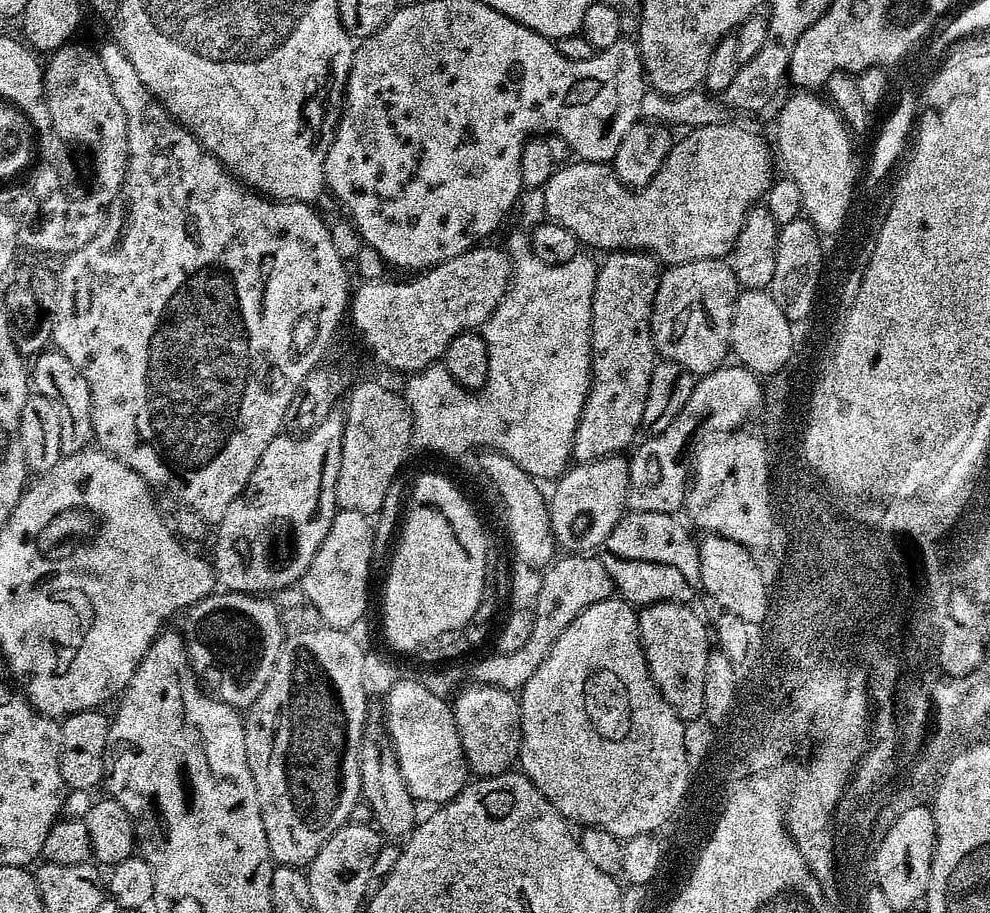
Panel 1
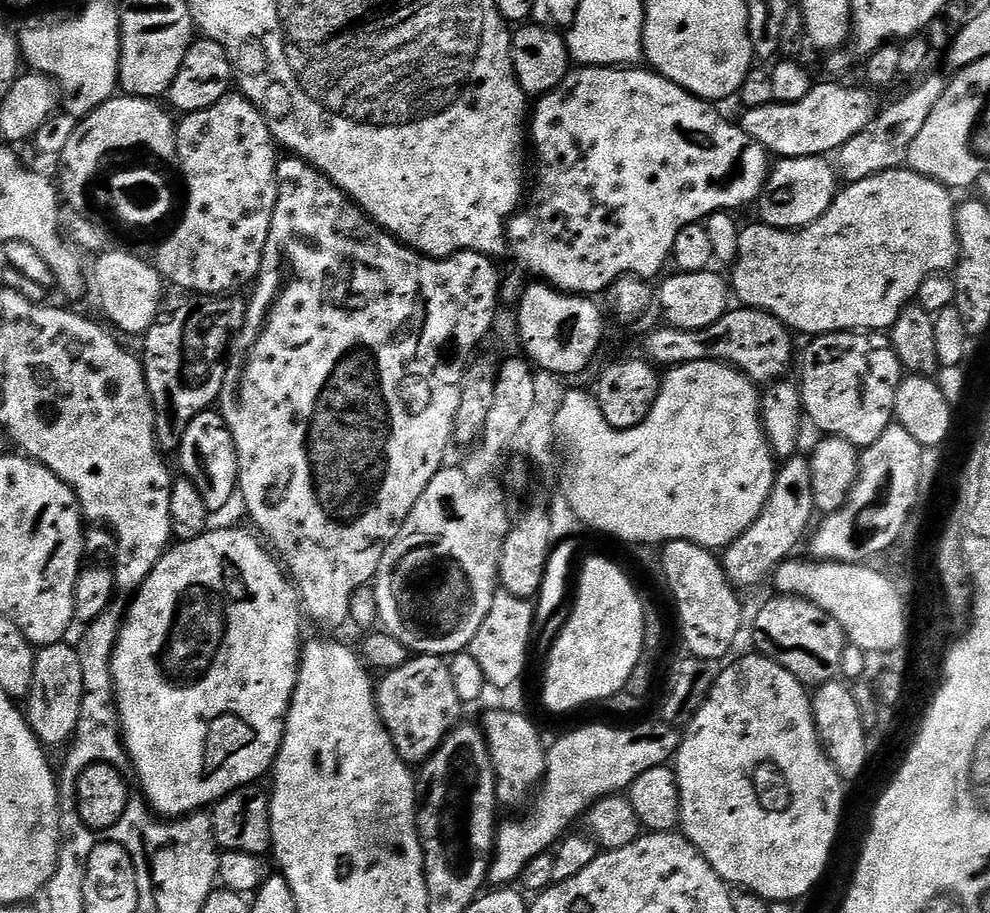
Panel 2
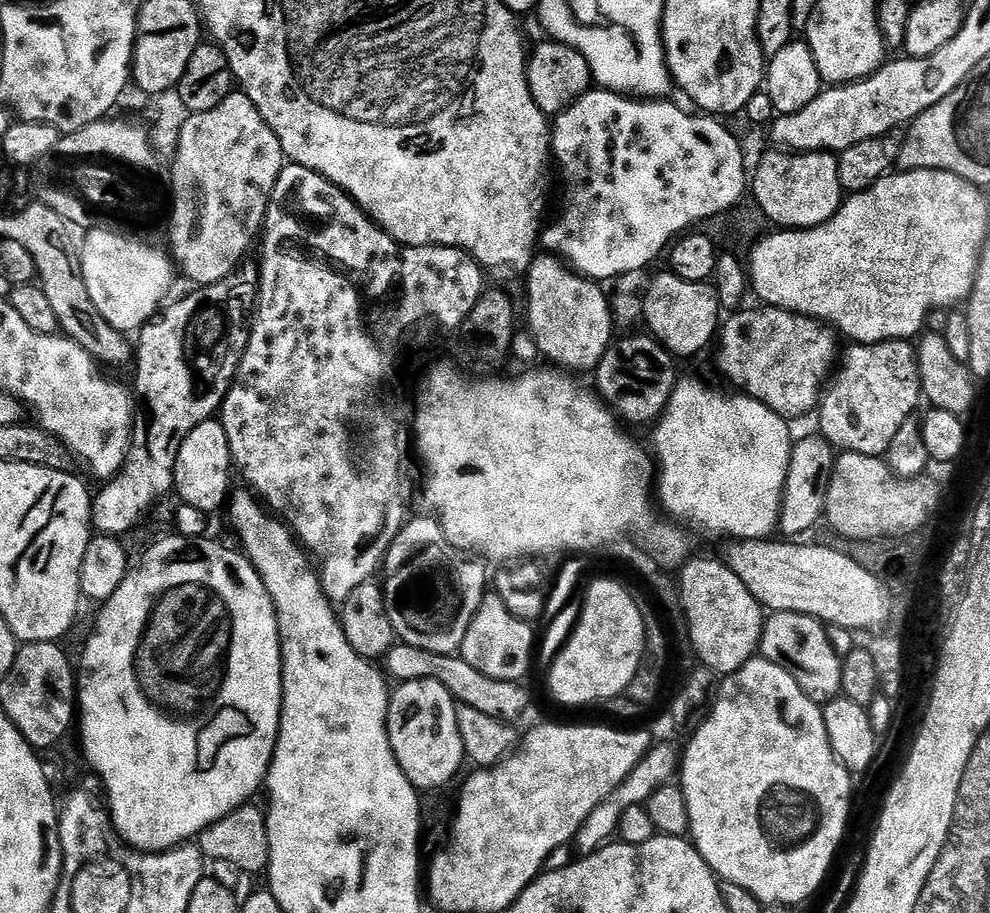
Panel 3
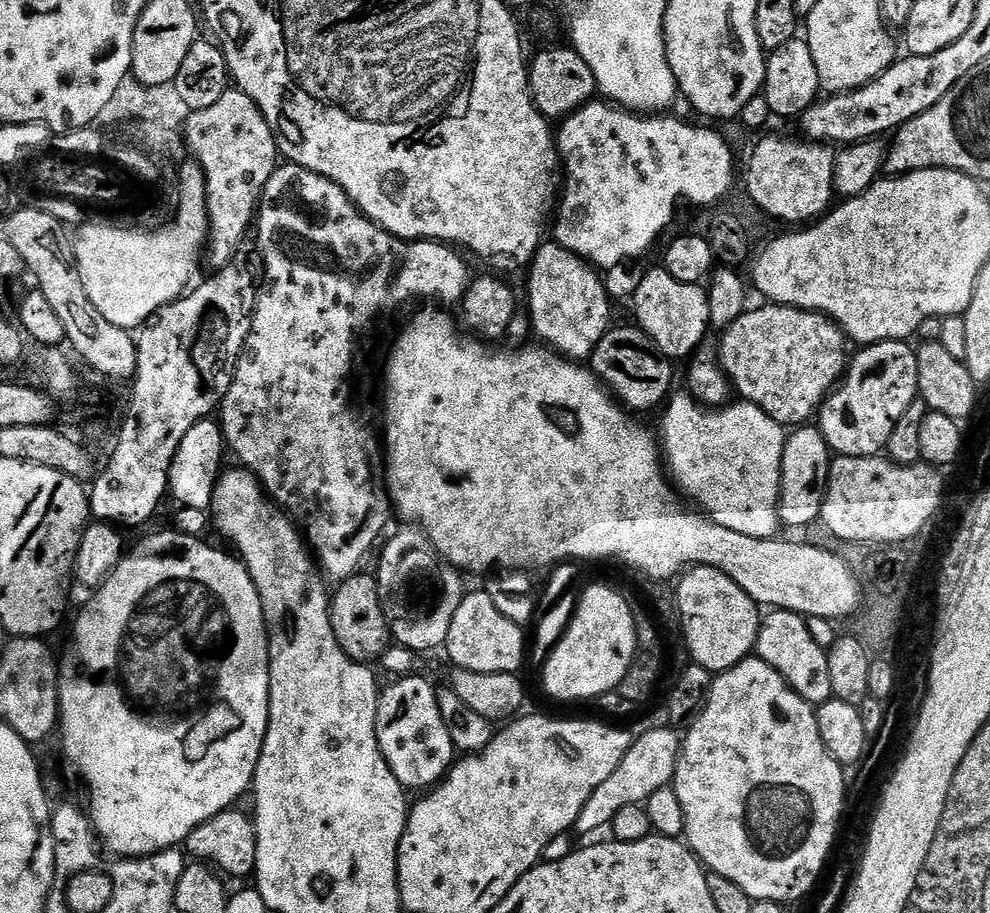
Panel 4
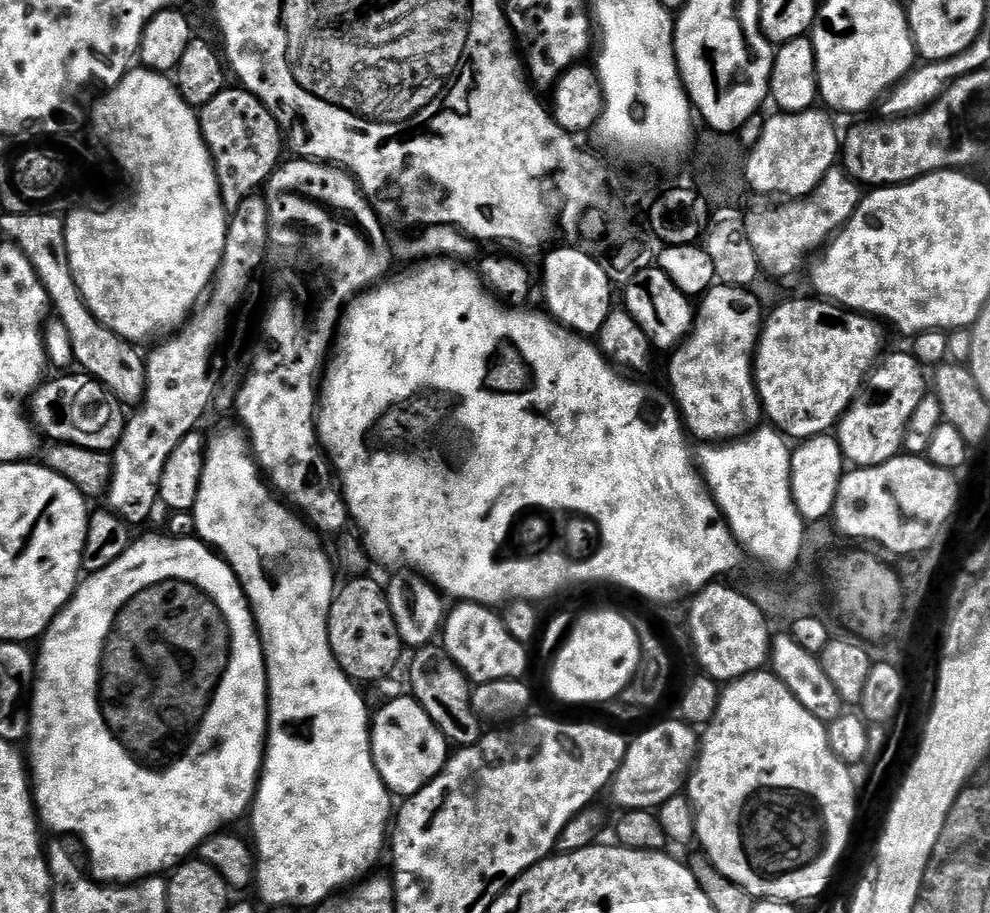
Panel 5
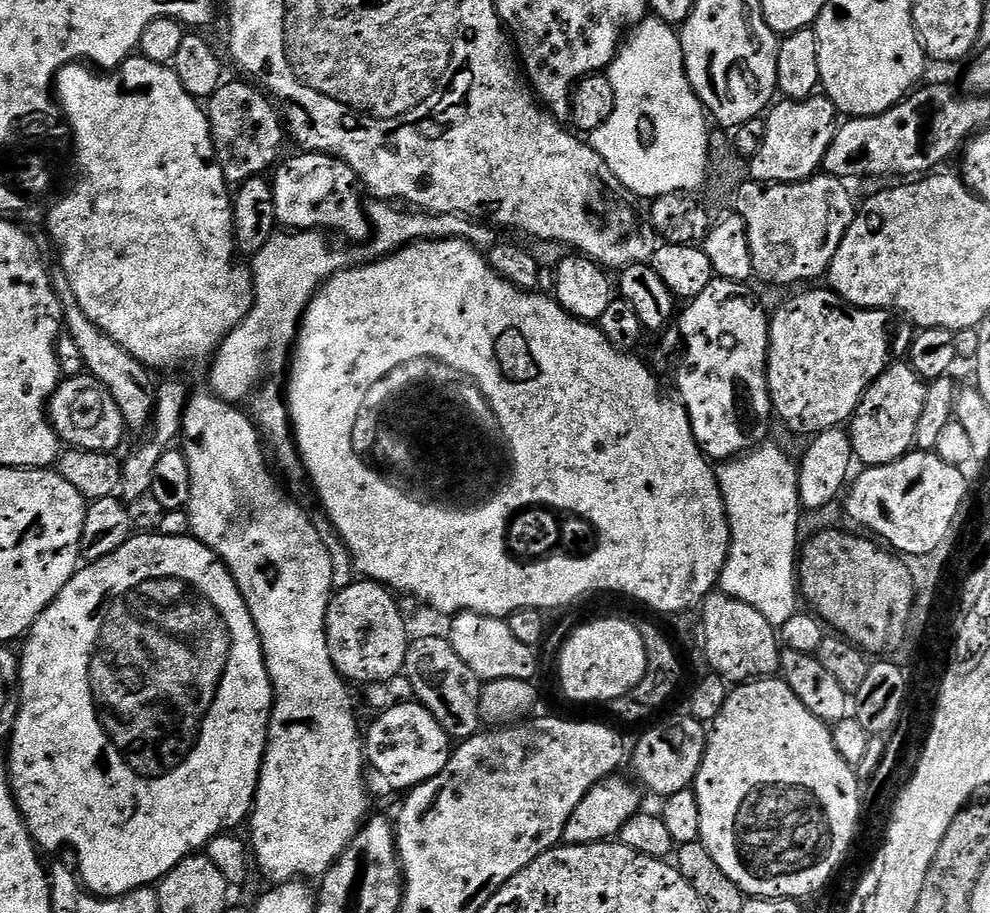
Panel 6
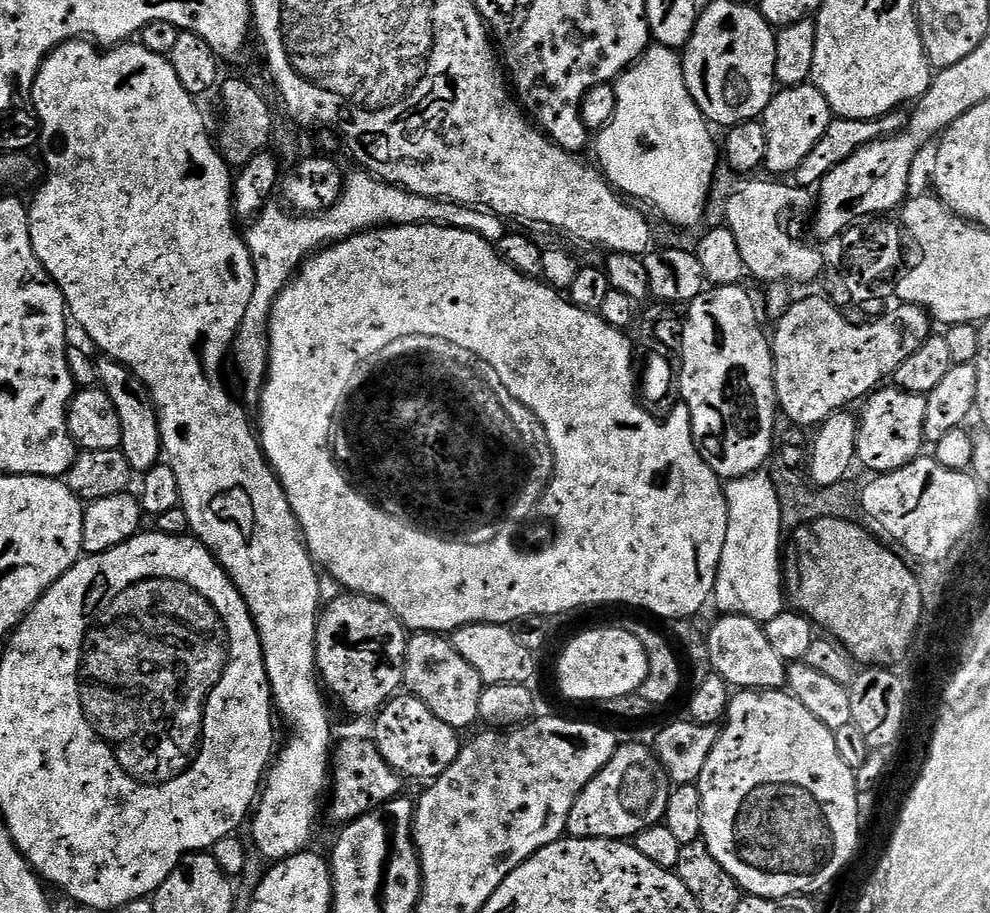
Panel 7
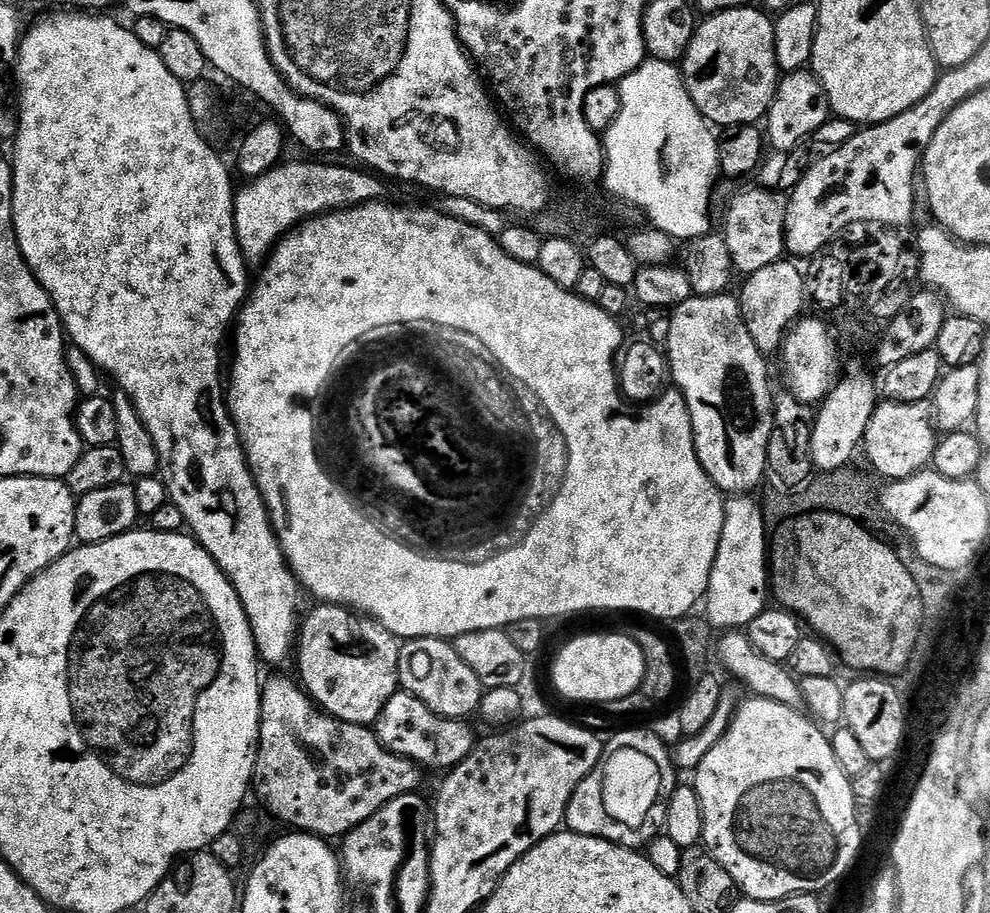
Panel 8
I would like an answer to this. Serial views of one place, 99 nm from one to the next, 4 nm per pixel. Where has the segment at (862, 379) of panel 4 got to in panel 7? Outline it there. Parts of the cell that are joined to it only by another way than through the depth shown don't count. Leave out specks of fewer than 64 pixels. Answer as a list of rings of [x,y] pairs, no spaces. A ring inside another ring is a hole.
[[[884,386],[871,393],[863,401],[864,413],[859,413],[858,427],[856,429],[856,460],[864,463],[869,468],[869,473],[893,472],[902,466],[906,466],[921,454],[920,447],[925,447],[924,423],[926,422],[927,399],[915,396],[909,392],[903,392],[895,386]]]

